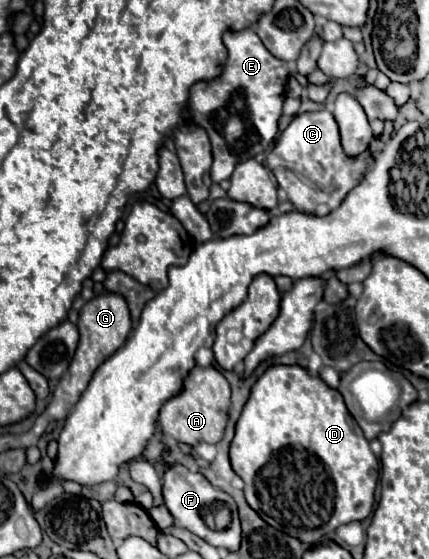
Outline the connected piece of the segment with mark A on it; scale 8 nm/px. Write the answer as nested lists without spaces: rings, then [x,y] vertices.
[[[195,366],[185,380],[185,388],[179,396],[171,398],[159,412],[159,426],[165,434],[173,436],[177,442],[185,444],[199,444],[209,442],[217,444],[223,438],[225,424],[227,424],[227,412],[229,412],[229,398],[231,388],[227,378],[215,368],[215,366]]]

